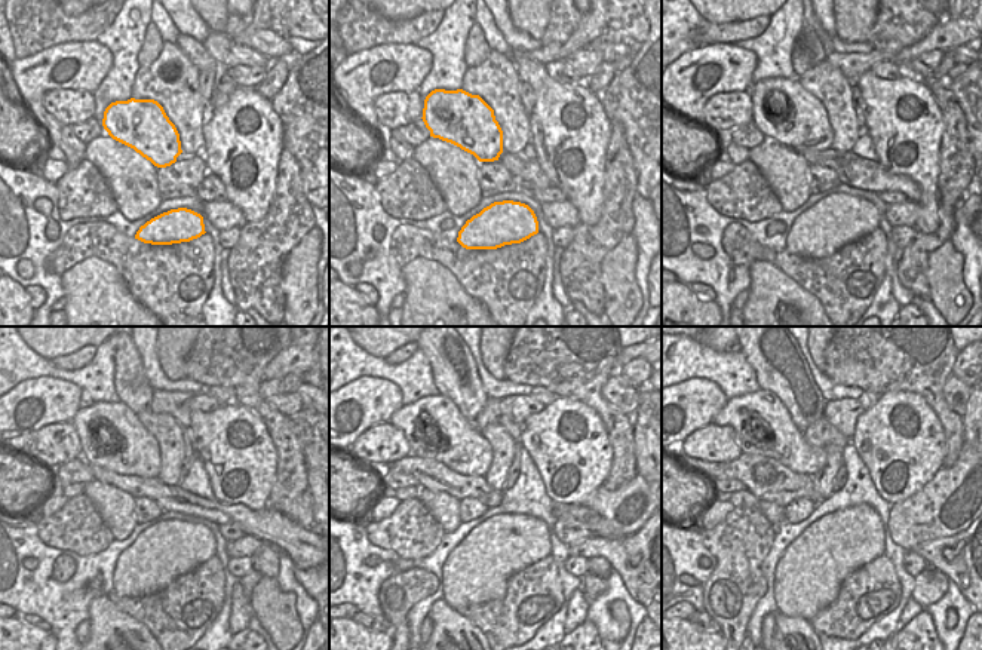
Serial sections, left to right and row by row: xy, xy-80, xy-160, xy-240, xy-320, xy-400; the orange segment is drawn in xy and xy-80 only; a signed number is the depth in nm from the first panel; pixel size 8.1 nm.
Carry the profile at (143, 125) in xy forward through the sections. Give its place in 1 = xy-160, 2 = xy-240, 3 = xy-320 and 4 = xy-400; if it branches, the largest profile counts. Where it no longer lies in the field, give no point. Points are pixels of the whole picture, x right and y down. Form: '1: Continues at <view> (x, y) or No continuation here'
1: Continues at xy-160 (792, 116)
2: Continues at xy-240 (126, 447)
3: Continues at xy-320 (457, 444)
4: Continues at xy-400 (783, 442)

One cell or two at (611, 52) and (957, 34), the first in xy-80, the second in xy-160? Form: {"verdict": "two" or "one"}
{"verdict": "two"}

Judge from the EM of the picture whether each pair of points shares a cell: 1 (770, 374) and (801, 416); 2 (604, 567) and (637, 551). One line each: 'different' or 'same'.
1: same
2: different

